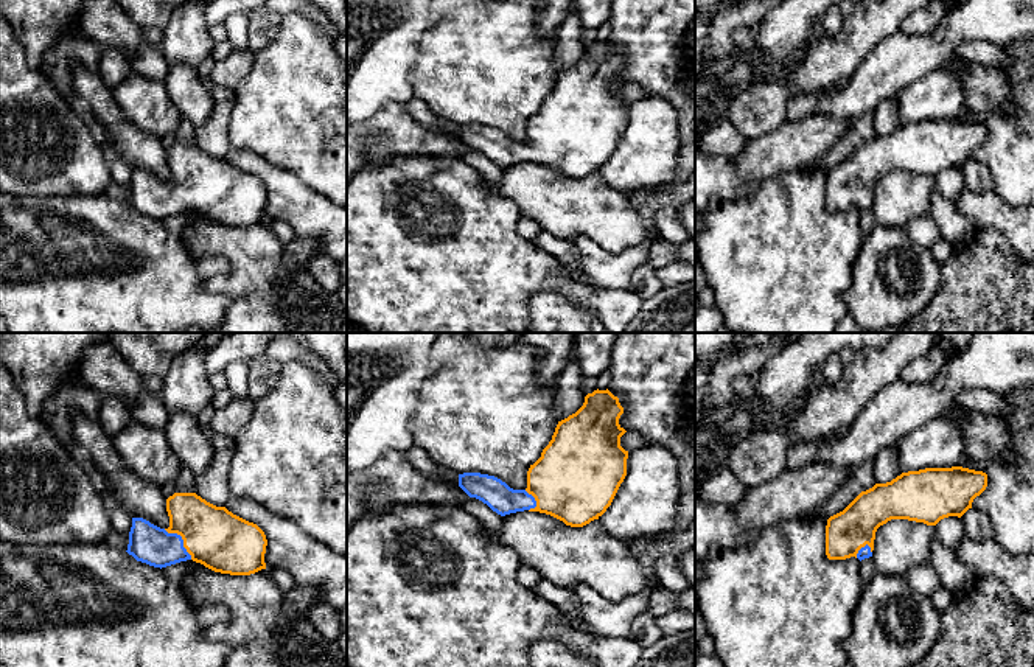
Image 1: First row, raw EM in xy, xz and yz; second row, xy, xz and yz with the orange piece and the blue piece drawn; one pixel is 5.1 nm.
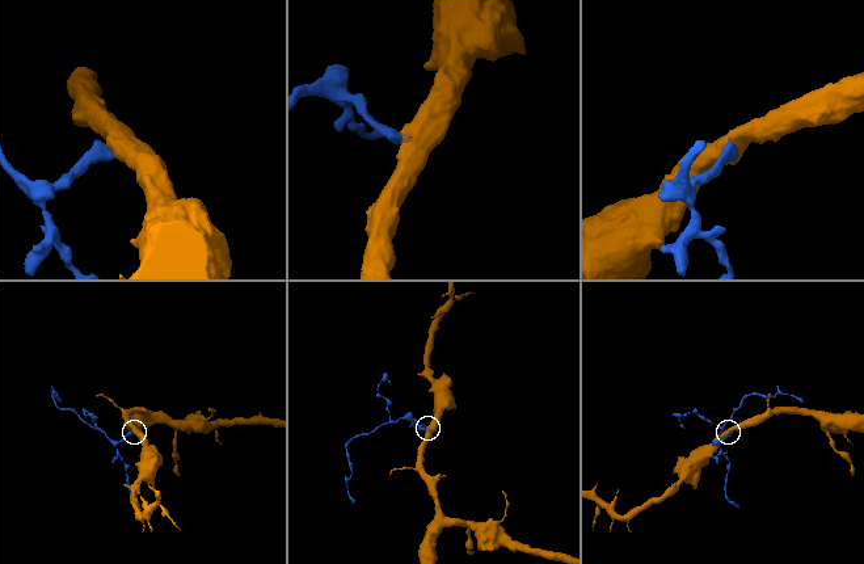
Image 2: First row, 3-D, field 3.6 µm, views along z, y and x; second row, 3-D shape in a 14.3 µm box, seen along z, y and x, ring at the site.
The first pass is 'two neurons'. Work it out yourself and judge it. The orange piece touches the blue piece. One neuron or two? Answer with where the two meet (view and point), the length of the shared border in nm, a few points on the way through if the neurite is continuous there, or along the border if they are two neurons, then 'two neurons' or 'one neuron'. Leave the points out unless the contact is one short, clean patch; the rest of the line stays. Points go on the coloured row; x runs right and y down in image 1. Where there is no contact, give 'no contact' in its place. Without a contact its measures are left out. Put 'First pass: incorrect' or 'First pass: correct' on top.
First pass: incorrect
xy (182, 538) | 220 nm | across xy (216, 538), (182, 538), (148, 543) | one neuron

